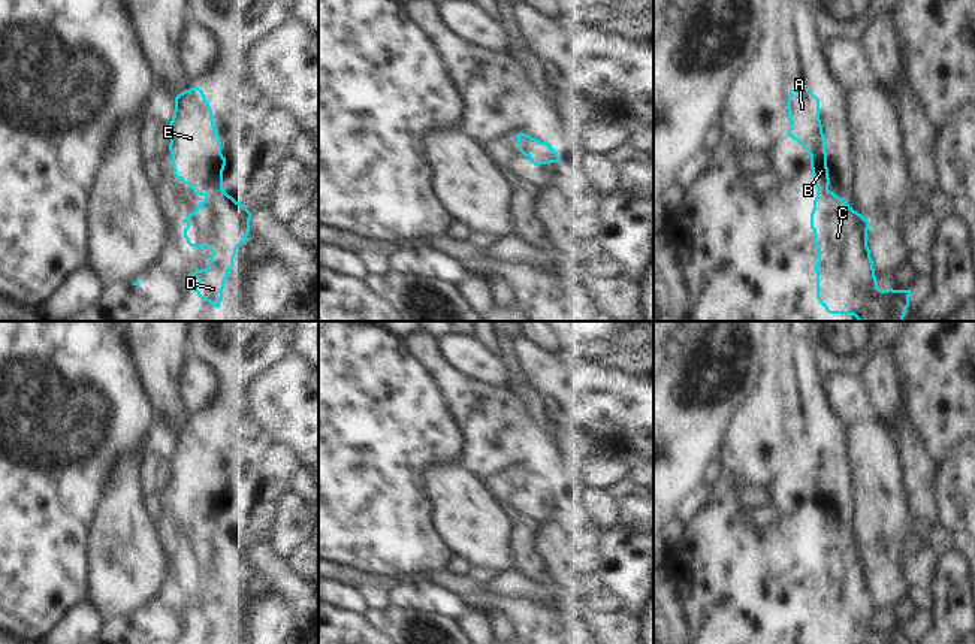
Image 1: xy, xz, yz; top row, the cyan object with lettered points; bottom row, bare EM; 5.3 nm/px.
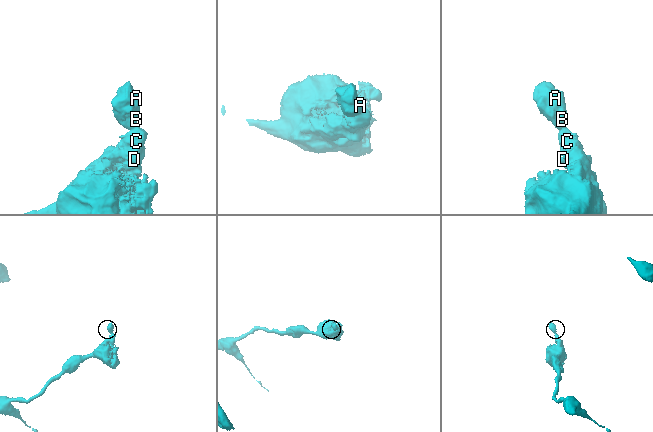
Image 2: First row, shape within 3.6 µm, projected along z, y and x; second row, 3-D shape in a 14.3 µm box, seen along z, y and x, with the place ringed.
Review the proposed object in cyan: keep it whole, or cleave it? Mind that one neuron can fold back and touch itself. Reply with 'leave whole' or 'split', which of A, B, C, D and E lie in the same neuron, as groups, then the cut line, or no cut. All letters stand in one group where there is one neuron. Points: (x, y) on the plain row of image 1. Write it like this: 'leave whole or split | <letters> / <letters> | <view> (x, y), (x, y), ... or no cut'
leave whole | A B C D E | no cut

